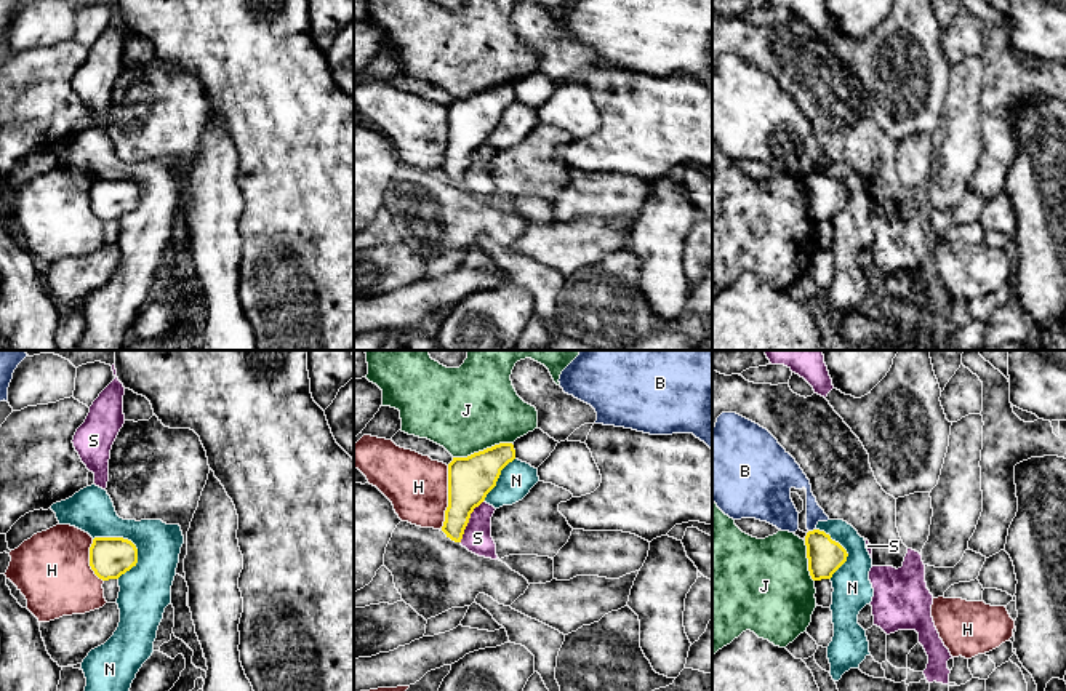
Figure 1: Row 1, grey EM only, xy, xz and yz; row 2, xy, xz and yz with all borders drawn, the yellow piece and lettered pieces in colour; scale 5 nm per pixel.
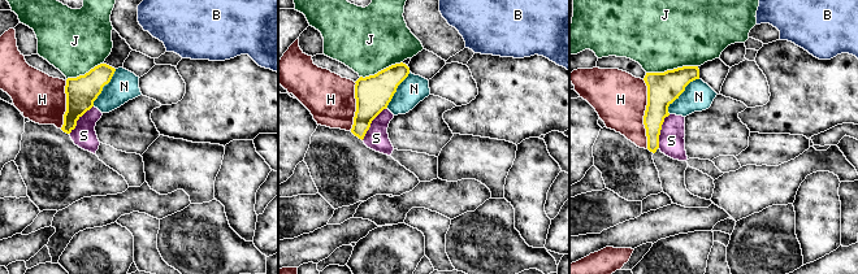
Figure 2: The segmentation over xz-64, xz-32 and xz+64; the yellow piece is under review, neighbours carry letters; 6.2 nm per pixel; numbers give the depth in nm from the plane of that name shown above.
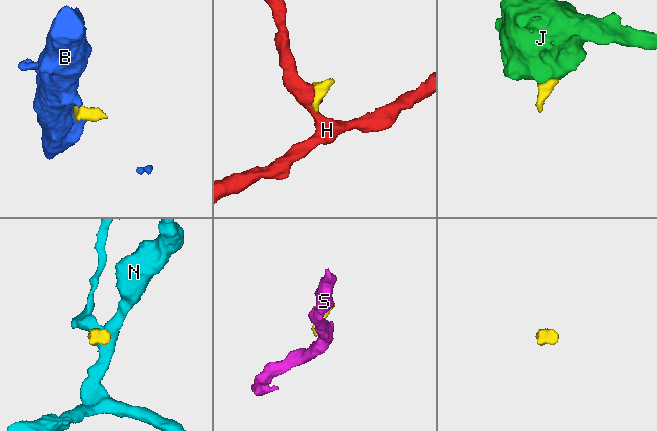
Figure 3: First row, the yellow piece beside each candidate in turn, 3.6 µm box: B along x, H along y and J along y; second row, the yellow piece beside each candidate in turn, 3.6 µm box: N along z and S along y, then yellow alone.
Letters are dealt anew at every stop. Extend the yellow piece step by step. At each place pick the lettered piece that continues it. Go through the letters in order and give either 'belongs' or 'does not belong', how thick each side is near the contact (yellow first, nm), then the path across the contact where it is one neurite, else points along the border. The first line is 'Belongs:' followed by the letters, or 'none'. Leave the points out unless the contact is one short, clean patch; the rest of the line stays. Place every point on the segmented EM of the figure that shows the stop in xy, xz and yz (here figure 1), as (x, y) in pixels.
Belongs: none
B: does not belong; 180 nm thick on the yellow side, 200 nm on the other; border along yz (815, 528), (809, 531)
H: does not belong; 220 nm thick on the yellow side, 300 nm on the other; border along xz (448, 466), (448, 506), (440, 530)
J: does not belong; 220 nm thick on the yellow side, 440 nm on the other; border along xz (511, 442), (501, 442), (466, 456), (453, 458)
N: does not belong; 200 nm thick on the yellow side, 220 nm on the other; border along xy (93, 538), (127, 538), (136, 549), (136, 565)
S: does not belong; 220 nm thick on the yellow side, 140 nm on the other; border along xz (484, 499), (471, 514), (460, 541)

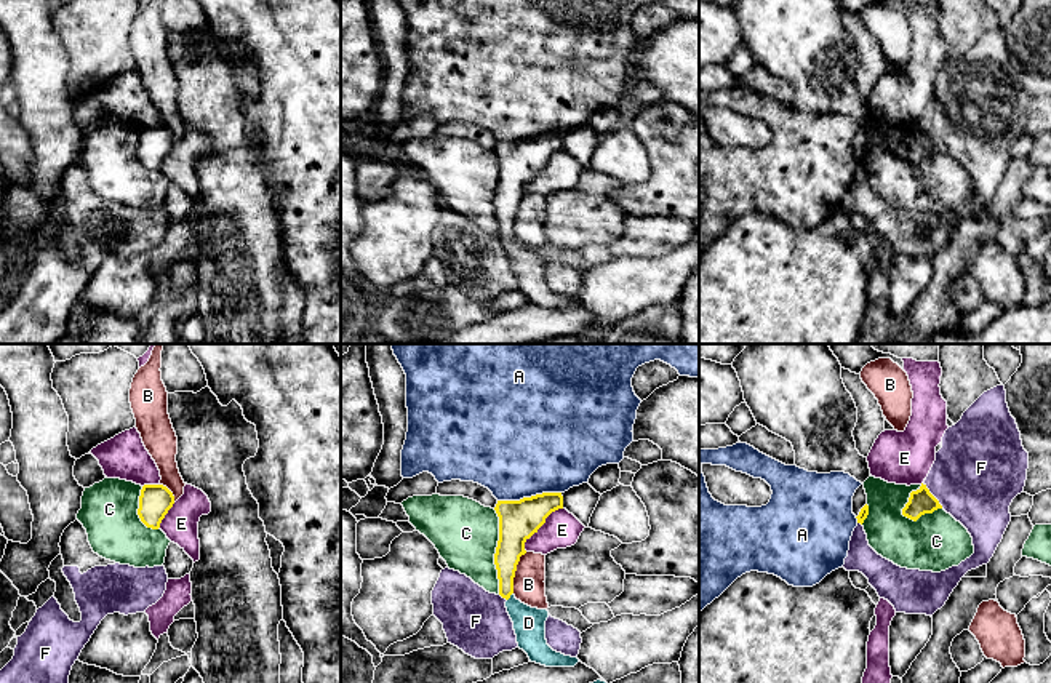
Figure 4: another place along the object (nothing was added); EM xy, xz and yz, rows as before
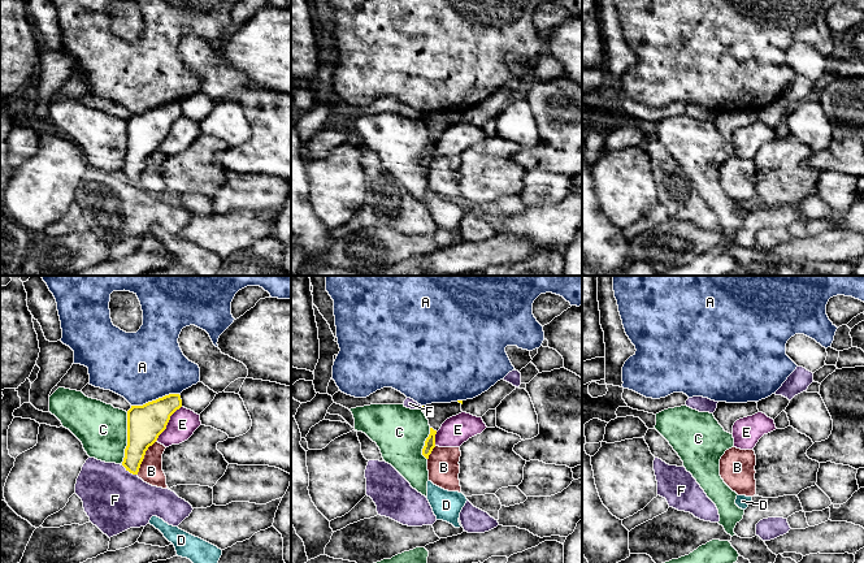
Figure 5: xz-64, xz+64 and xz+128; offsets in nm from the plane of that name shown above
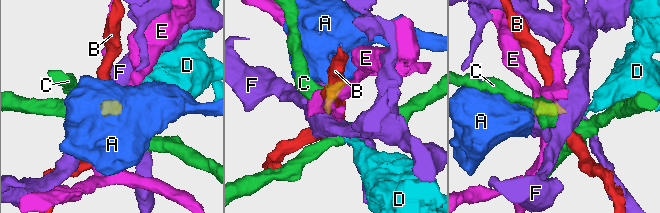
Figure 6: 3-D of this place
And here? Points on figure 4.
Belongs: D
A: does not belong; 200 nm thick on the yellow side, 480 nm on the other; border along xz (560, 491), (543, 491), (519, 499), (498, 501)
B: does not belong; 200 nm thick on the yellow side, 160 nm on the other; border along xz (527, 552), (517, 565), (512, 592)
C: does not belong; 200 nm thick on the yellow side, 320 nm on the other; border along xz (493, 509), (498, 517), (495, 568), (499, 594)
D: belongs; 140 nm thick on the yellow side, 160 nm on the other; runs through xz (511, 547), (506, 559), (509, 597), (528, 623)
E: does not belong; 200 nm thick on the yellow side, 180 nm on the other; border along xz (562, 507), (555, 509), (525, 543), (525, 551)
F: does not belong; 120 nm thick on the yellow side, 440 nm on the other; border along yz (925, 483), (943, 507)

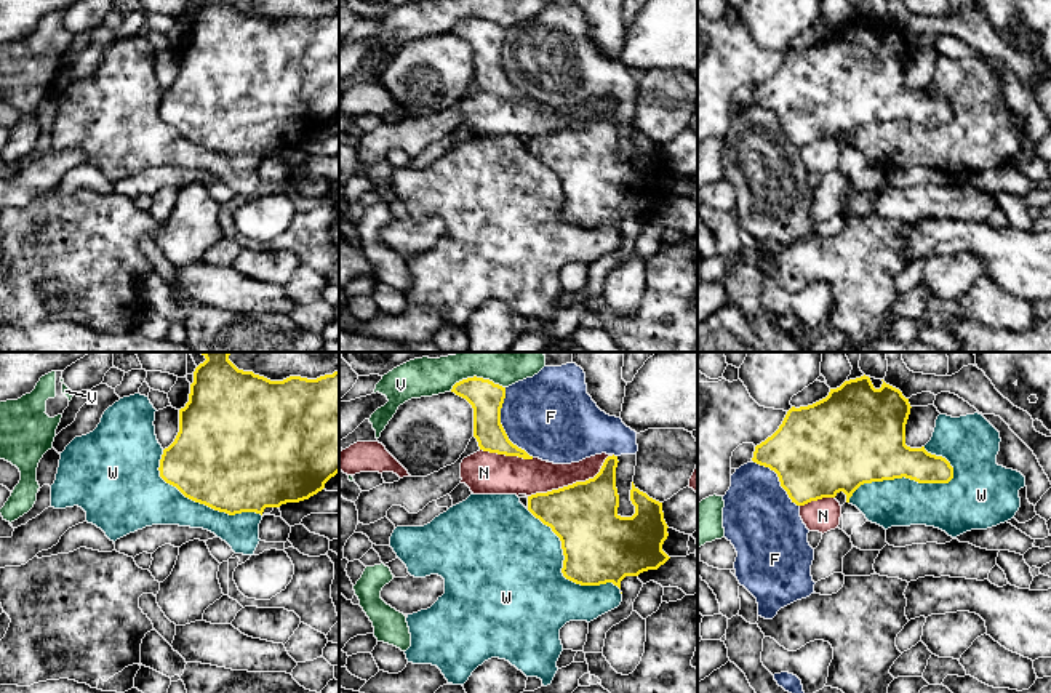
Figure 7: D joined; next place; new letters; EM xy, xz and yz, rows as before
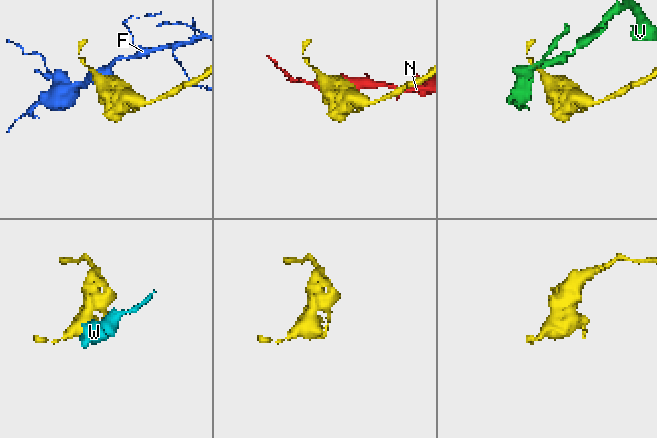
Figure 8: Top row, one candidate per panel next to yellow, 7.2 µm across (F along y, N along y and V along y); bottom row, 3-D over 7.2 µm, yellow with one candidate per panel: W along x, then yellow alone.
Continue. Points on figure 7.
Belongs: none
F: does not belong; 170 nm thick on the yellow side, 420 nm on the other
N: does not belong; 340 nm thick on the yellow side, 180 nm on the other
V: does not belong; 170 nm thick on the yellow side, 220 nm on the other
W: does not belong; 400 nm thick on the yellow side, 240 nm on the other

